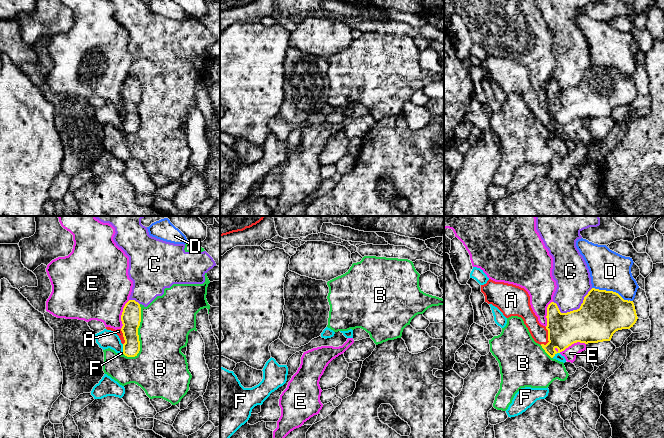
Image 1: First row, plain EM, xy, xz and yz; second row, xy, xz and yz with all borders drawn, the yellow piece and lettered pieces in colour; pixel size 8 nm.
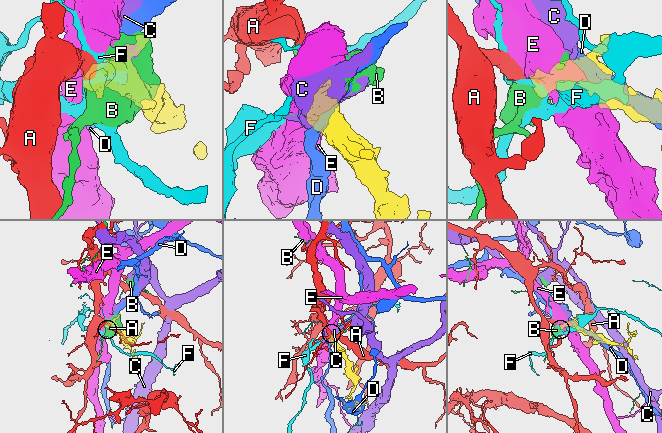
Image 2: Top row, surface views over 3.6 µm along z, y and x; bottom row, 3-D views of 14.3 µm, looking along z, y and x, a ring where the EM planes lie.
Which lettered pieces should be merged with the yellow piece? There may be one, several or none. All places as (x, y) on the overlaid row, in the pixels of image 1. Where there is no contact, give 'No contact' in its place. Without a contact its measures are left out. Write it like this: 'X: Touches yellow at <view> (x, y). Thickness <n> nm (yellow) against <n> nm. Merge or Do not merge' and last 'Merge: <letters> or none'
A: Touches yellow at yz (548, 336). Thickness 280 nm (yellow) against 140 nm. Merge
B: Touches yellow at xy (137, 334). Thickness 160 nm (yellow) against 400 nm. Do not merge
C: Touches yellow at yz (574, 310). Thickness 360 nm (yellow) against 280 nm. Do not merge
D: Touches yellow at yz (612, 291). Thickness 360 nm (yellow) against 320 nm. Do not merge
E: Touches yellow at yz (569, 345). Thickness 320 nm (yellow) against 110 nm. Do not merge
F: Touches yellow at xy (123, 349). Thickness 150 nm (yellow) against 150 nm. Do not merge
Merge: A

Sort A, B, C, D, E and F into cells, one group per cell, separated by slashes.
A / B C / D / E / F

